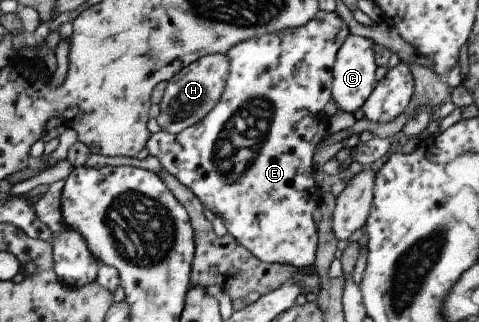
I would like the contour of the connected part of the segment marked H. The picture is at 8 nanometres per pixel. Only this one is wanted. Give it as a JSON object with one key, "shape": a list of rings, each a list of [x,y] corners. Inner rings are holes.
{"shape":[[[209,54],[184,67],[173,79],[168,81],[163,98],[159,103],[160,114],[157,117],[161,129],[172,134],[181,134],[211,113],[224,93],[226,79],[230,71],[230,61],[225,54]]]}

